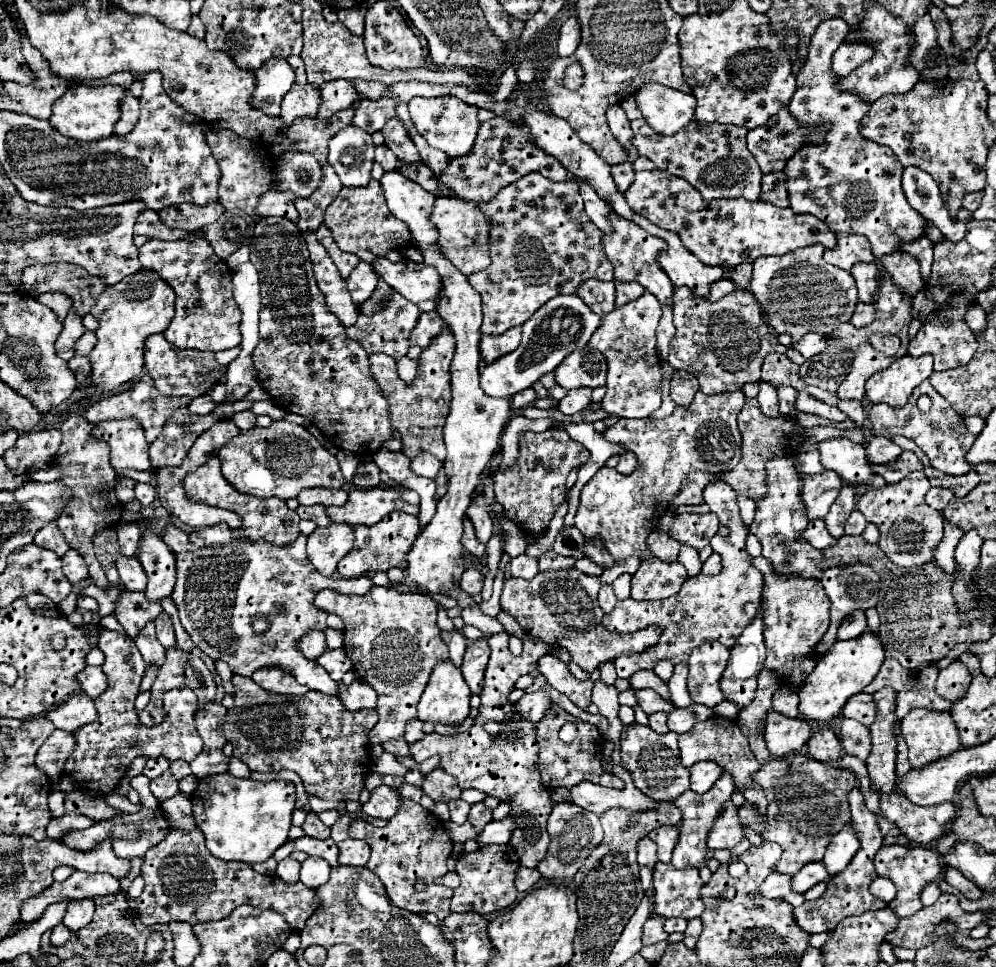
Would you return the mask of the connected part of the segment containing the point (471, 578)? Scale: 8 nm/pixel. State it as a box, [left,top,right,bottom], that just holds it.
[461,569,483,595]

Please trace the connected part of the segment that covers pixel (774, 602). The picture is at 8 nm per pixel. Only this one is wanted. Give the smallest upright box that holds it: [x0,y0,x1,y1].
[753,557,829,687]

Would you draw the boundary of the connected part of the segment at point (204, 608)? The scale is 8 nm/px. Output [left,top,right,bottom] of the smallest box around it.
[161,525,373,695]

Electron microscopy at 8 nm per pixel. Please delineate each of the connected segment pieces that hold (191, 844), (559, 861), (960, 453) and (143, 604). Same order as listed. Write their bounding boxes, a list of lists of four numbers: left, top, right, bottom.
[[137,829,319,931],[539,803,603,879],[869,379,975,475],[115,591,161,637]]

